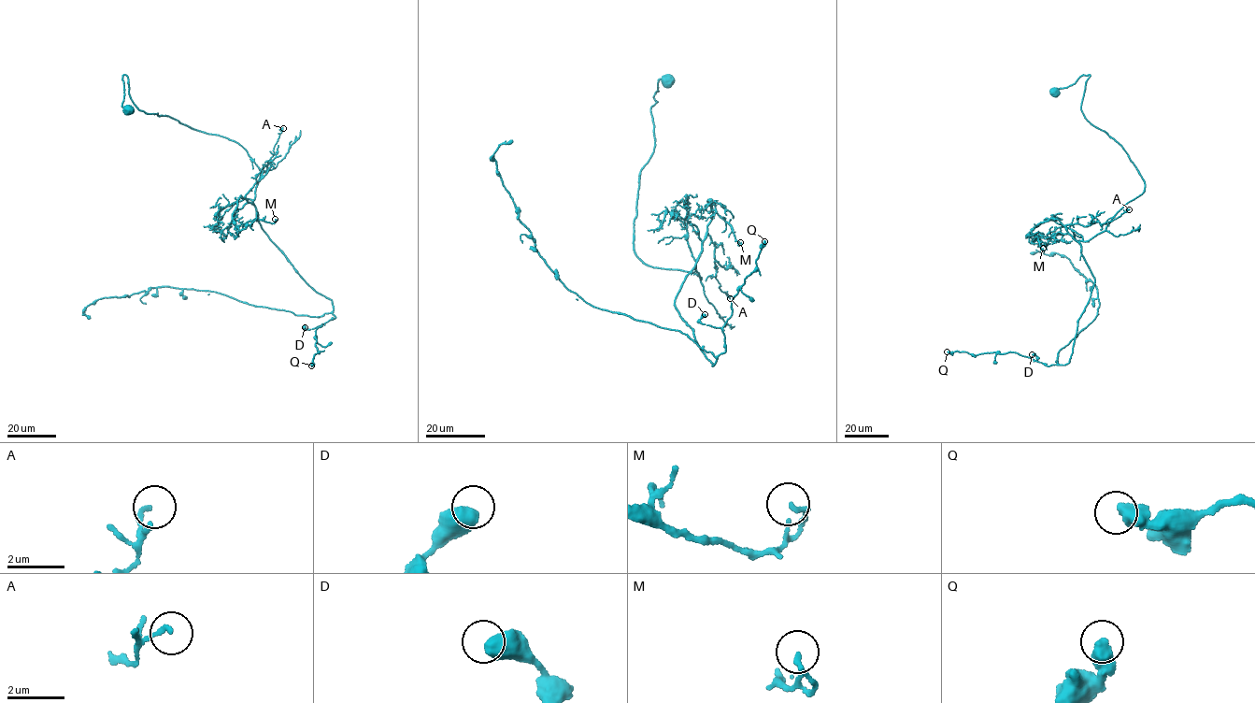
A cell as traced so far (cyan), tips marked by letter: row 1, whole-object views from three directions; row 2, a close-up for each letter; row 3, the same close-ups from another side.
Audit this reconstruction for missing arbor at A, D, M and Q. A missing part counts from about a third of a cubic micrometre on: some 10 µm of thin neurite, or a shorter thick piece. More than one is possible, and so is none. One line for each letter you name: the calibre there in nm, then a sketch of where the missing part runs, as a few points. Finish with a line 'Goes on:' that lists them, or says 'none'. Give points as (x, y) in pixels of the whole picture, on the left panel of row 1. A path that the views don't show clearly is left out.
Q: calibre 500 nm
Goes on: Q

